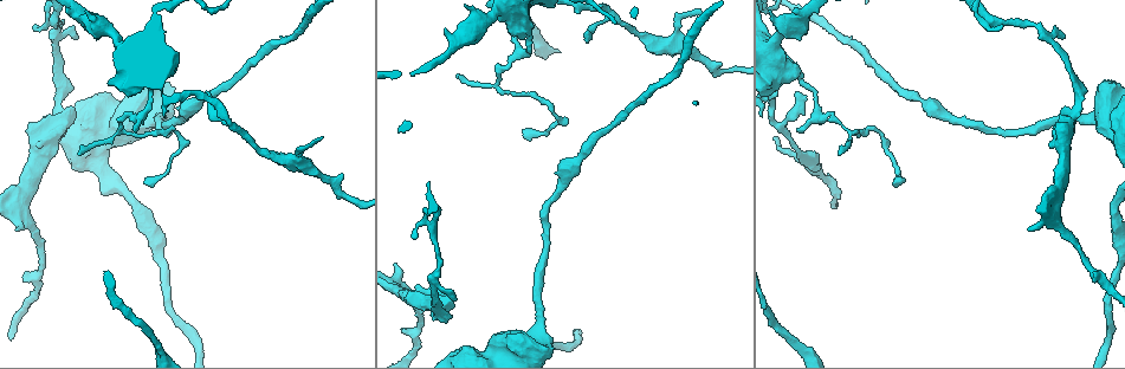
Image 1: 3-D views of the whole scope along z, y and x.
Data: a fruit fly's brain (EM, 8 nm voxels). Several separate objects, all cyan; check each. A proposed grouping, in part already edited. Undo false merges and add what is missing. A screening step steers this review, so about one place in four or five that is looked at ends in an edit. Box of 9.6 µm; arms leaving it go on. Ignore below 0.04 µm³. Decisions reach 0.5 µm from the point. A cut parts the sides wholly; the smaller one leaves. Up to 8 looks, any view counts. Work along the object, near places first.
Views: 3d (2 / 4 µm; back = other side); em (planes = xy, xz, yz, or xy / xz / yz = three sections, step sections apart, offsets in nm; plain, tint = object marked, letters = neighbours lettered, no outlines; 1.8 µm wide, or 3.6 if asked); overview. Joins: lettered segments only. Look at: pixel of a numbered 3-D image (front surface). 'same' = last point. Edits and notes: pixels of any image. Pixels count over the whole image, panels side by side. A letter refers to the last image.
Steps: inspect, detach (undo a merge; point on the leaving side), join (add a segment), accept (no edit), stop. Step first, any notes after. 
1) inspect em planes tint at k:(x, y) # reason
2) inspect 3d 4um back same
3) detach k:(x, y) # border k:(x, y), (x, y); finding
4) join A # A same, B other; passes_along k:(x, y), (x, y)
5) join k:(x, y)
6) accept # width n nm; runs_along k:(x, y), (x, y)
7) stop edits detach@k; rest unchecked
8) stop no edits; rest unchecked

inspect 3d 4um at 1:(787, 72) # sudden change in width

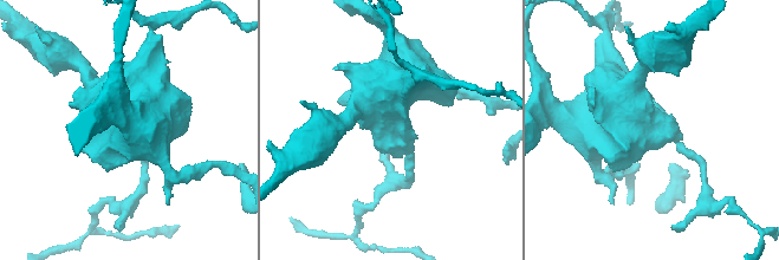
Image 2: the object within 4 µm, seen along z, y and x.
inspect em 3.6um xy step 8 tint at 2:(391, 131)

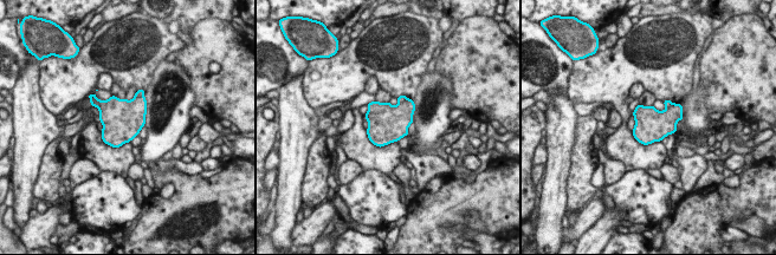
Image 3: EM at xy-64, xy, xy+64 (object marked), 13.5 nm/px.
inspect em 3.6um planes letters same

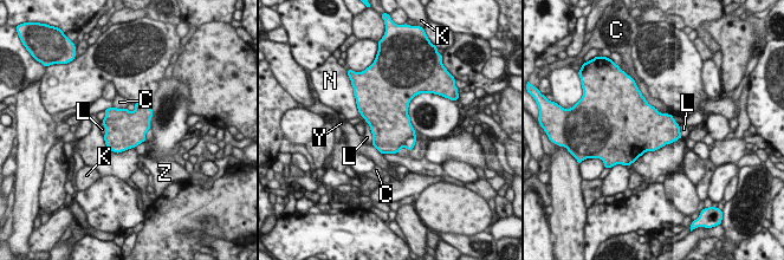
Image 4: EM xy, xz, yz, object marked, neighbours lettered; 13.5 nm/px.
detach 4:(409, 144) # width 500 nm; longest_contact C 360 nm; C other, K other, L other, N other, Y other, Z other; a second neuron is stuck on

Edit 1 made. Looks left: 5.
inspect overview # see it whole again

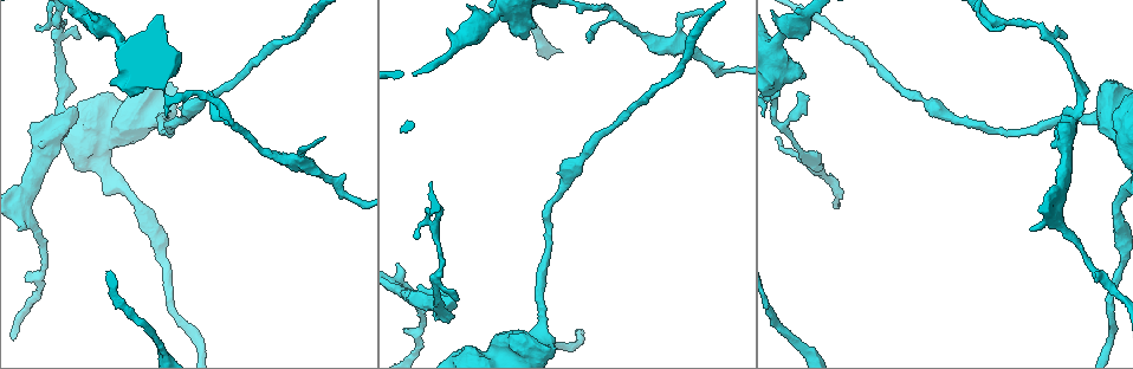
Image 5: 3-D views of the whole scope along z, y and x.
inspect em yz step 4 letters at 5:(588, 34) # an open end

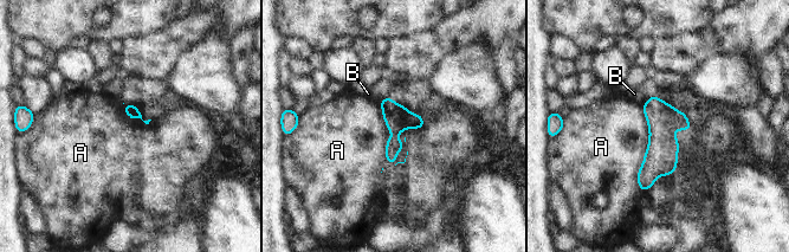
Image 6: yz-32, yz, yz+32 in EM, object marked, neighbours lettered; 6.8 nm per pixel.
inspect em planes letters same # another direction

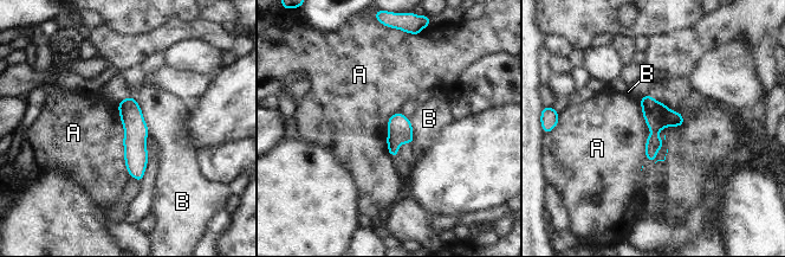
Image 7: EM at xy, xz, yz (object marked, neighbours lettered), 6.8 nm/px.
accept # A other, B other; runs_along 7:(129, 100), (135, 127), (138, 177); no lettered segment goes on from it

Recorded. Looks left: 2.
stop edits detach@4; rest unchecked

